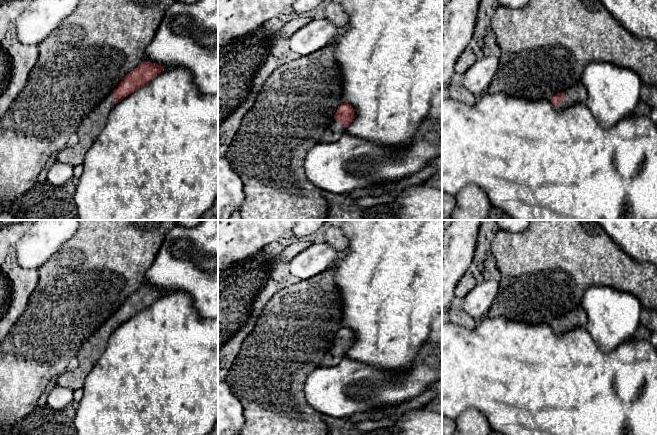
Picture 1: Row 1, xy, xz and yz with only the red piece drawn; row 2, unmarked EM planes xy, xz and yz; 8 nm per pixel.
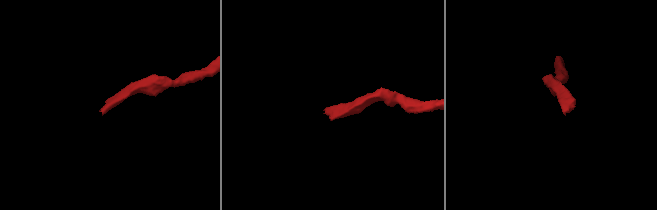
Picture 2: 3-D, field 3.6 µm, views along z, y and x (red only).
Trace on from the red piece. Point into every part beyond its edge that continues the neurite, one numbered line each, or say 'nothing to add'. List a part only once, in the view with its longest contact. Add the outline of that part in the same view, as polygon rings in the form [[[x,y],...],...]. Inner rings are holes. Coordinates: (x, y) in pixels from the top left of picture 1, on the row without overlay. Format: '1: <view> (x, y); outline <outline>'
1: yz (576, 318); outline [[[578,307],[565,315],[565,321],[562,326],[559,326],[555,331],[557,334],[564,334],[577,327],[586,328],[587,316],[582,307]]]

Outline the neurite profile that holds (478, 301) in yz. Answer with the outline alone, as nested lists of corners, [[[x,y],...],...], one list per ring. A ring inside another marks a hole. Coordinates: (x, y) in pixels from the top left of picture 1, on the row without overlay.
[[[484,281],[477,283],[463,298],[462,308],[478,324],[488,317],[488,311],[492,306],[498,292],[499,281]]]

